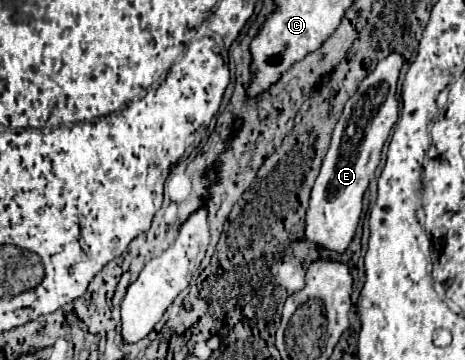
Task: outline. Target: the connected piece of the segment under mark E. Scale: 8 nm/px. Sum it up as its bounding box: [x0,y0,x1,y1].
[304,53,402,253]

